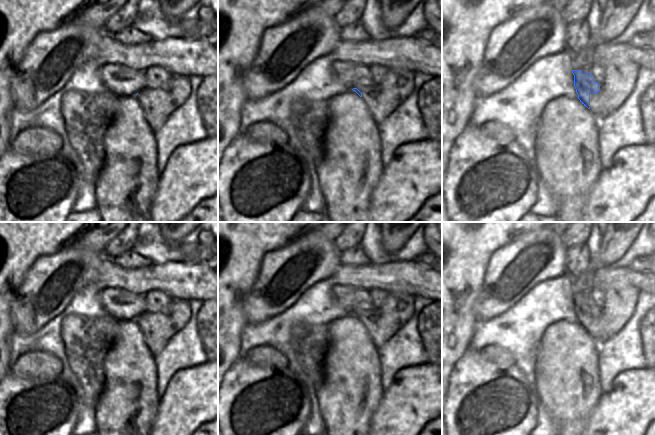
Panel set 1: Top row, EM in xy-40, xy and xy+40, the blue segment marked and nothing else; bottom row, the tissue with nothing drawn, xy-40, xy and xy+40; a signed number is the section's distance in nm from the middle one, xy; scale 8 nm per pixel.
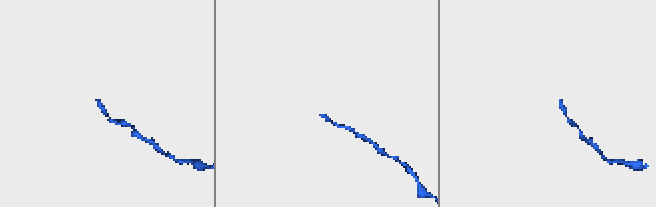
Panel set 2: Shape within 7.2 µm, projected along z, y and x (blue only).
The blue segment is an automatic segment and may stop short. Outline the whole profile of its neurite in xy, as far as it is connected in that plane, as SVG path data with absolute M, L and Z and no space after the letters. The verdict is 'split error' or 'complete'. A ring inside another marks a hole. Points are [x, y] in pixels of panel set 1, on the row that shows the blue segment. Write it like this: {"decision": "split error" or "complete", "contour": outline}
{"decision": "split error", "contour": "M333 62L332 75L340 84L348 90L355 91L360 97L362 97L362 93L356 88L357 86L371 86L374 84L369 68L361 64Z"}

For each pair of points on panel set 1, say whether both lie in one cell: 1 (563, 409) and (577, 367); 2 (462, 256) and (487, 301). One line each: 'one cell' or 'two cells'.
1: one cell
2: two cells

